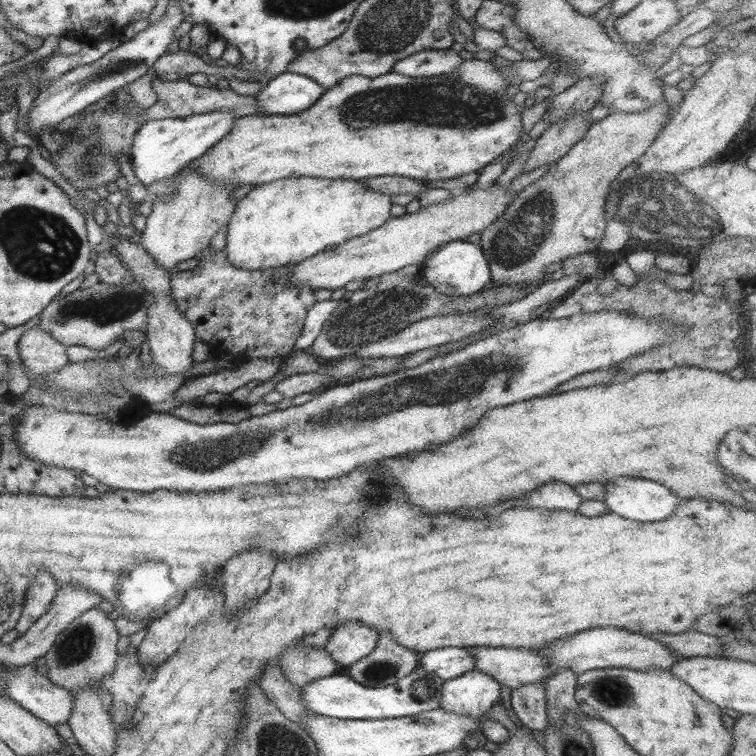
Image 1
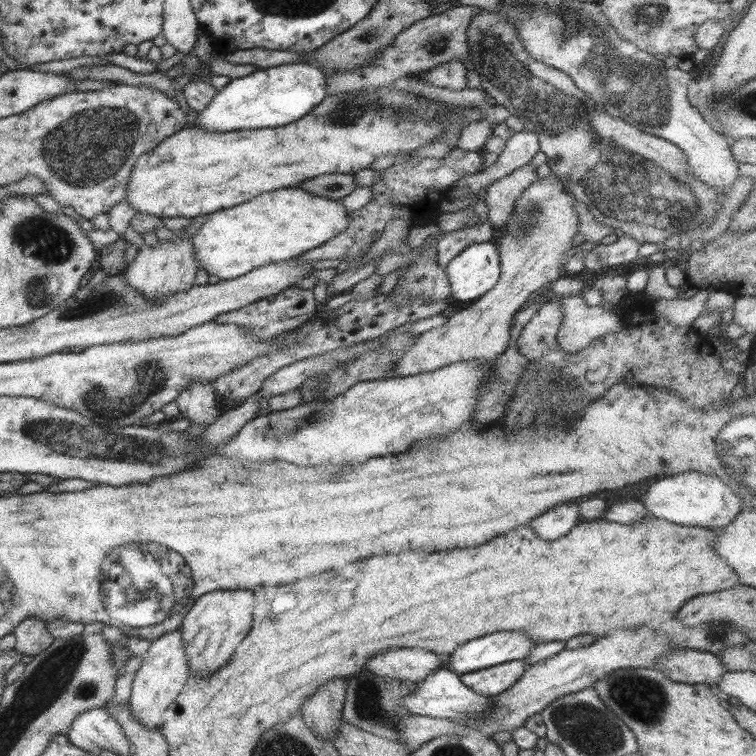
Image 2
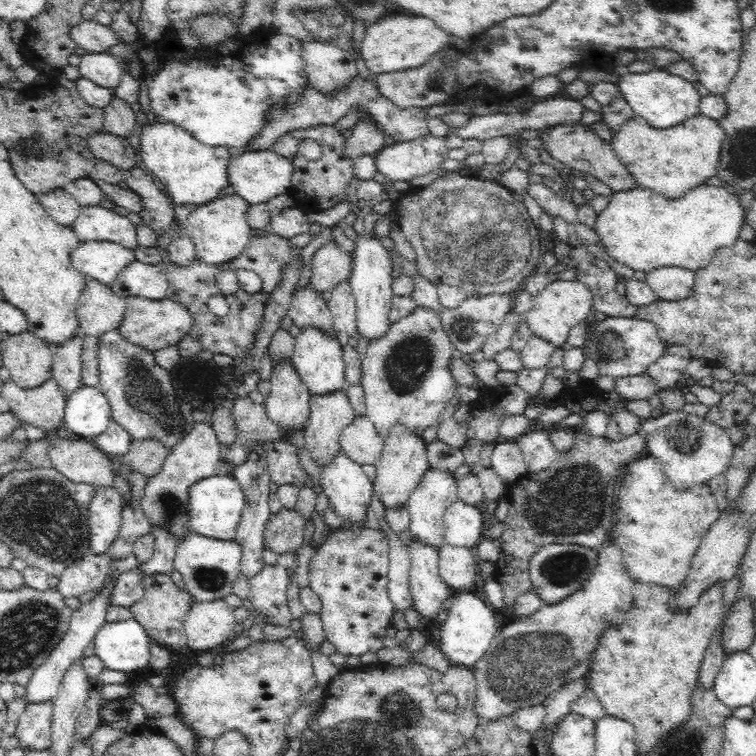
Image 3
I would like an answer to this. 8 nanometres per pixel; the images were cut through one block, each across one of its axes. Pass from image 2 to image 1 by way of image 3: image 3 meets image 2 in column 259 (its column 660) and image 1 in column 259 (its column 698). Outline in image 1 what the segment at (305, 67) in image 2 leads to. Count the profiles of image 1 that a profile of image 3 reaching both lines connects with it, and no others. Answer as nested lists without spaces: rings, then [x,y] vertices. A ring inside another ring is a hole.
[[[290,71],[280,74],[255,97],[262,115],[291,115],[308,110],[325,91],[315,80]]]

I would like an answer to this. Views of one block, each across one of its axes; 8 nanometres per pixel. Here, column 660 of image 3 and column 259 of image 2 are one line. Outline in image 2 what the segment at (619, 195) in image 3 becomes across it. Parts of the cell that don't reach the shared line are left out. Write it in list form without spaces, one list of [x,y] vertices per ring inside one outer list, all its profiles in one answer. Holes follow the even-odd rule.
[[[298,187],[265,192],[248,202],[220,209],[208,215],[207,221],[193,236],[199,268],[204,268],[209,275],[218,276],[221,280],[232,280],[270,263],[290,261],[322,246],[327,240],[346,230],[351,224],[349,213],[350,211],[342,203],[306,192]]]

